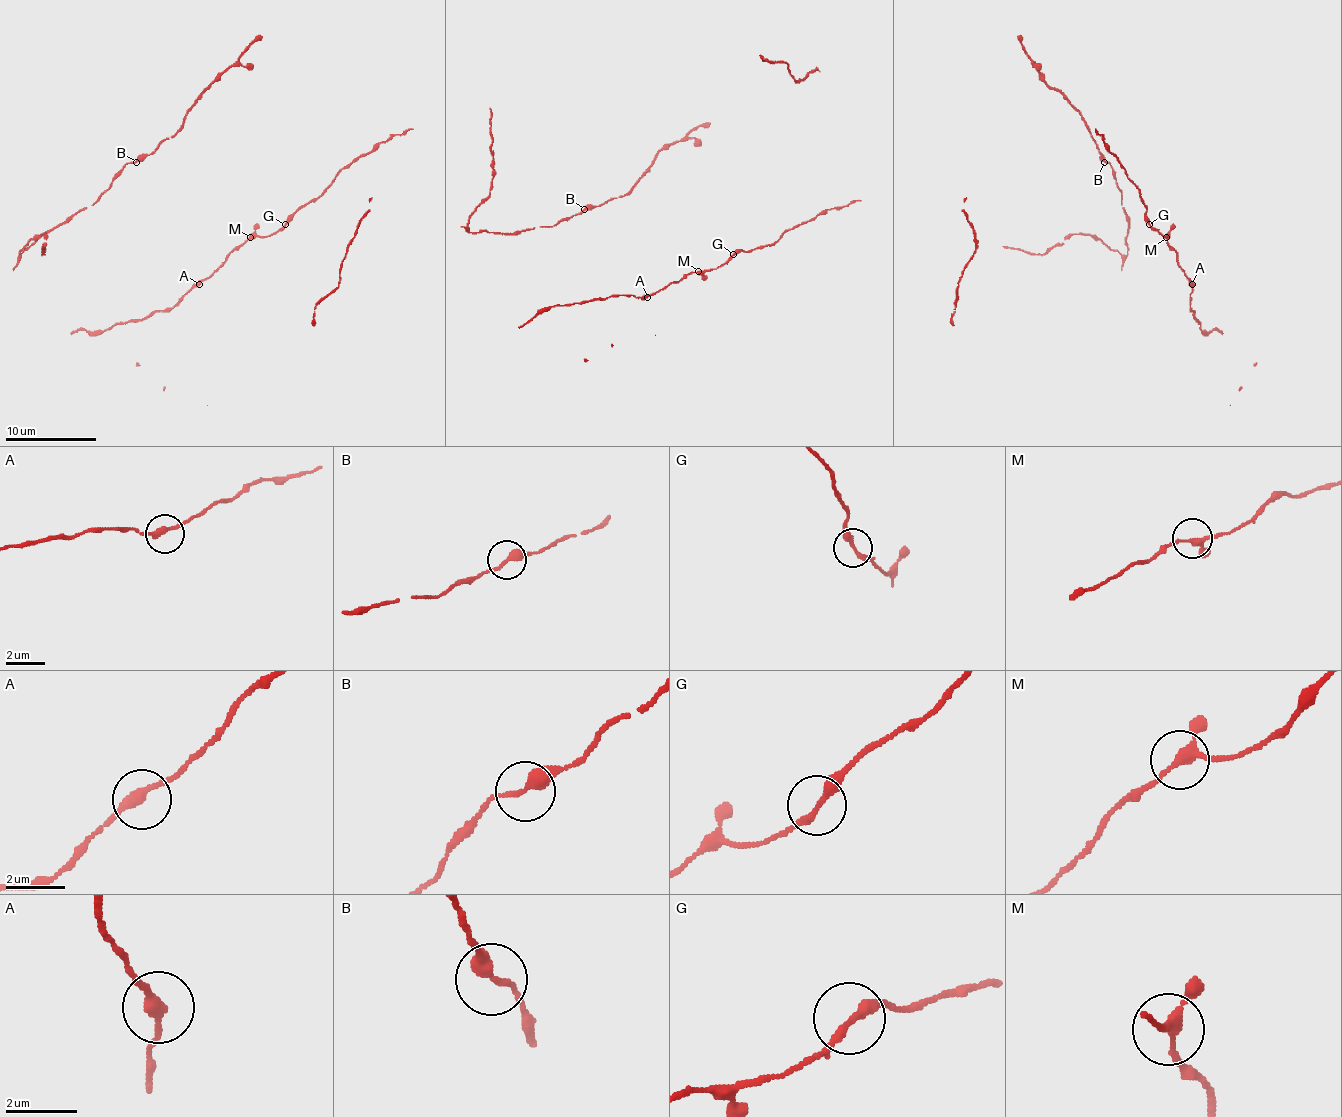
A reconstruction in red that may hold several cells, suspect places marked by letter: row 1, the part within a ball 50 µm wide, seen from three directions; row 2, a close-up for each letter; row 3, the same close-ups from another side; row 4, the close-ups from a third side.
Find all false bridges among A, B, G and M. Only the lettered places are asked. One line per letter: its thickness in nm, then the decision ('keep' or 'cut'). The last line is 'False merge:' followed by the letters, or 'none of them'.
A: calibre 280 nm; keep
B: calibre 320 nm; keep
G: calibre 240 nm; keep
M: calibre 240 nm; keep
False merge: none of them

